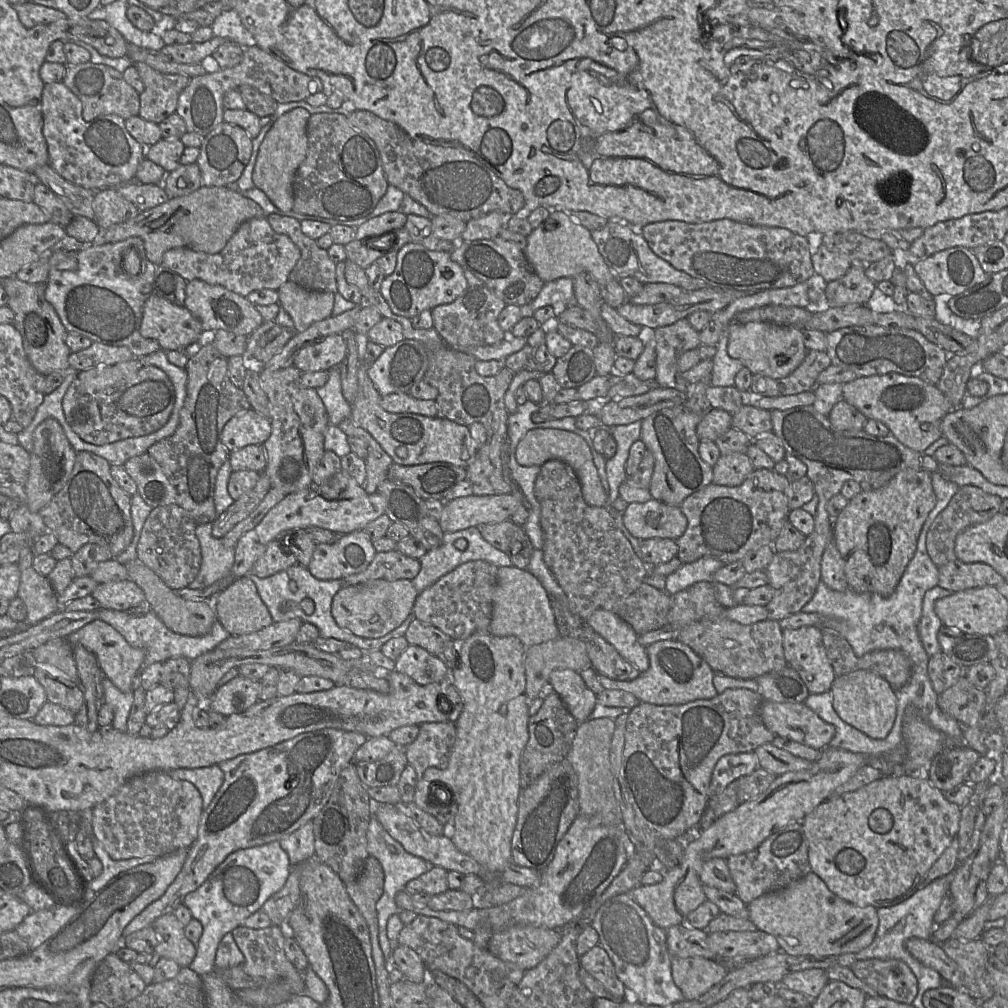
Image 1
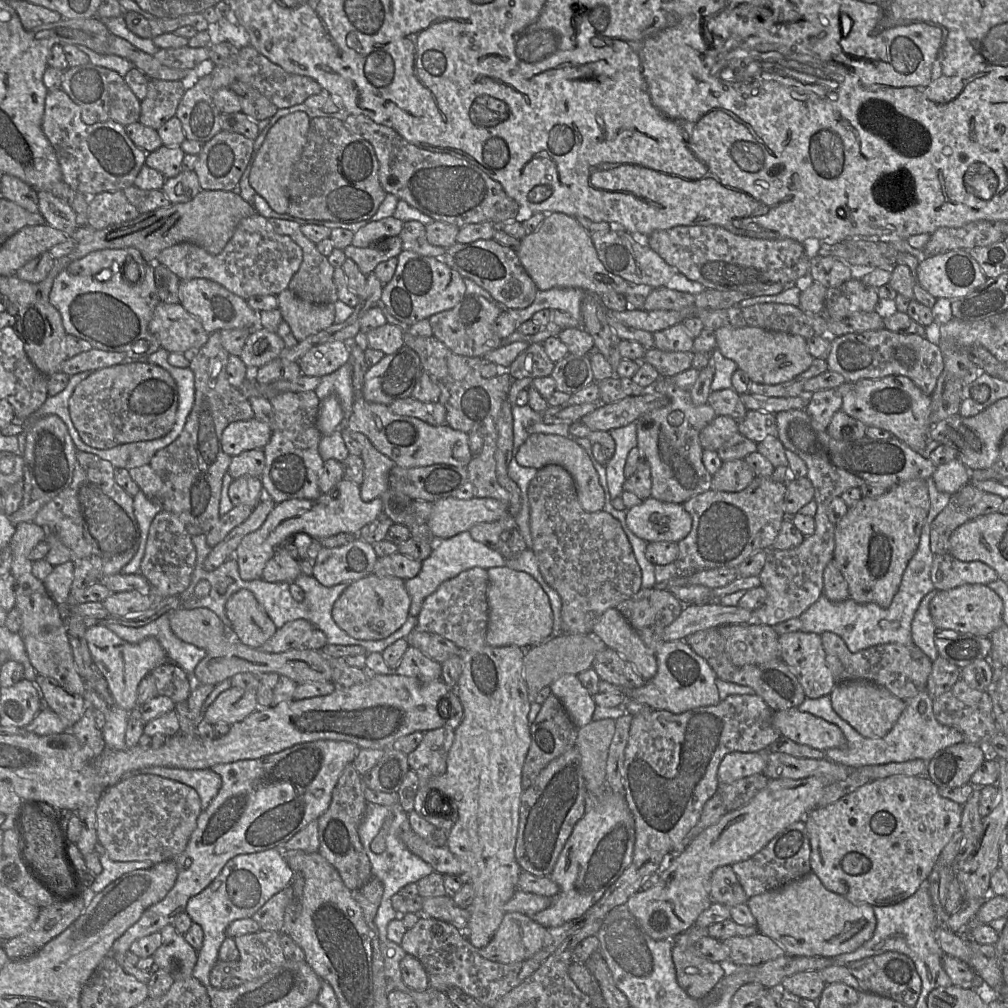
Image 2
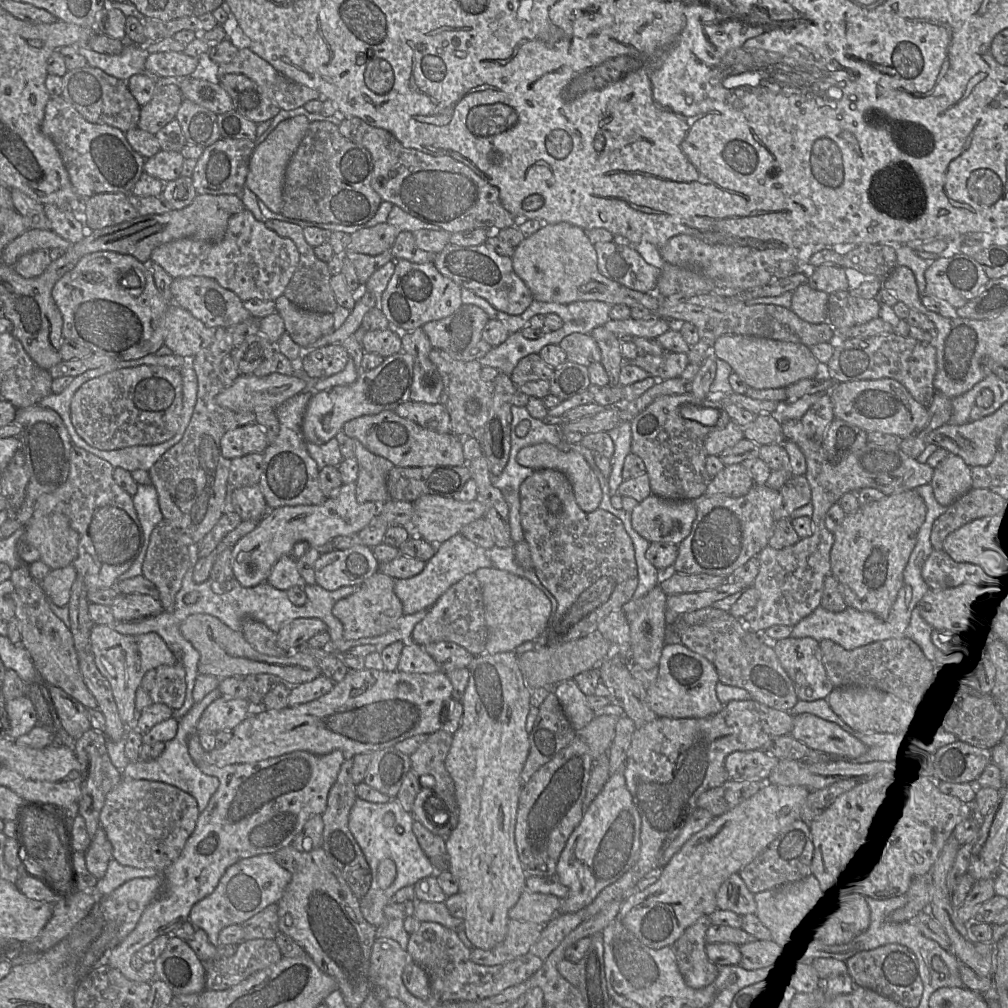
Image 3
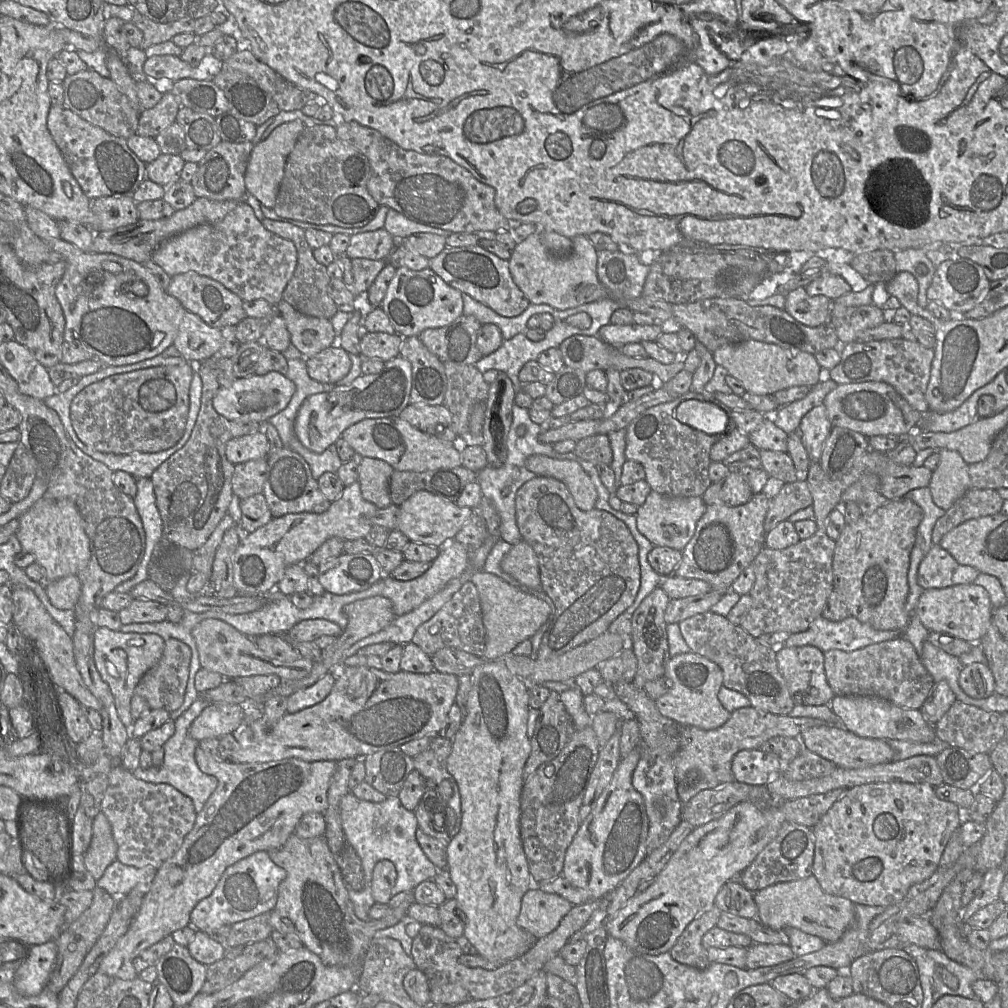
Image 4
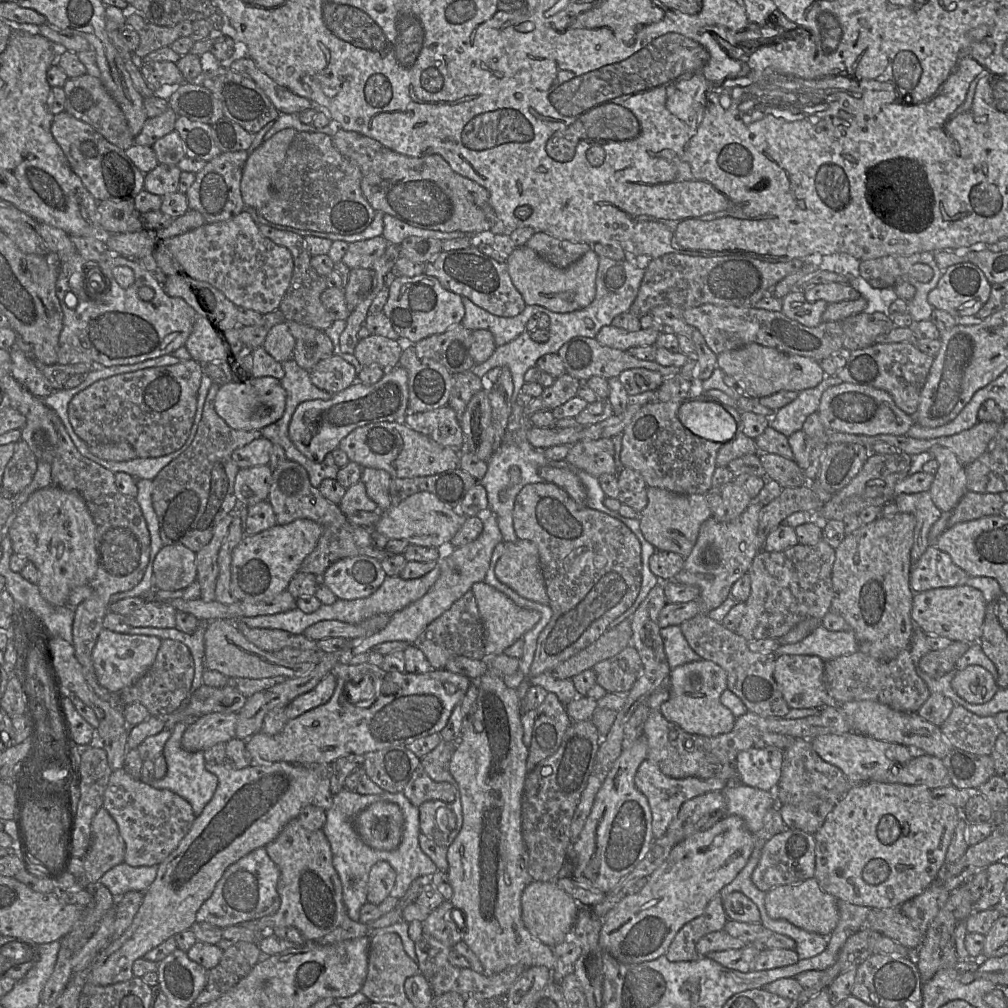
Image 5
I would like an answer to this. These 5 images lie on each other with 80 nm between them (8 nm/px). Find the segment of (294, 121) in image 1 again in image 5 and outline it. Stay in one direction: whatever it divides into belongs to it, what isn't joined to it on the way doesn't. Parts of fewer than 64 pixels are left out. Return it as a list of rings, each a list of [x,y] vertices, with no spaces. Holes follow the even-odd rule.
[[[294,128],[282,129],[249,154],[240,184],[246,208],[260,209],[267,203],[273,179],[297,133]]]

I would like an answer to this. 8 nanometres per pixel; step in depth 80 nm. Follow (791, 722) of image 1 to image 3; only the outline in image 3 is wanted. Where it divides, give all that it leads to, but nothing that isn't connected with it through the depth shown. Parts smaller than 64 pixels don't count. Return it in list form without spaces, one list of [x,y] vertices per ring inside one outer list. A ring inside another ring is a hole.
[[[810,713],[793,717],[790,735],[808,748],[840,760],[856,759],[867,752],[867,746],[837,724]]]

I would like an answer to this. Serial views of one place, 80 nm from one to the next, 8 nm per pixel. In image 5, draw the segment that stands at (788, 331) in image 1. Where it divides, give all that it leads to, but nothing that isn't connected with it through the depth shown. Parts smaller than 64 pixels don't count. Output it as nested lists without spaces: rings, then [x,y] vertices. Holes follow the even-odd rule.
[[[752,343],[739,349],[717,355],[717,364],[726,375],[733,377],[754,399],[770,396],[780,391],[797,391],[814,388],[824,380],[824,370],[816,360],[783,353],[777,349]]]

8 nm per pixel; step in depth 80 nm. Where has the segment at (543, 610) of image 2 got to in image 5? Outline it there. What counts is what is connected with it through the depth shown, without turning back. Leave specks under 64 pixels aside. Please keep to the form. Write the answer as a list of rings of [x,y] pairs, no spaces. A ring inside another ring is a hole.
[[[485,581],[474,583],[471,590],[475,595],[484,626],[486,658],[504,653],[506,648],[524,636],[541,618],[538,611],[516,605],[508,596]]]

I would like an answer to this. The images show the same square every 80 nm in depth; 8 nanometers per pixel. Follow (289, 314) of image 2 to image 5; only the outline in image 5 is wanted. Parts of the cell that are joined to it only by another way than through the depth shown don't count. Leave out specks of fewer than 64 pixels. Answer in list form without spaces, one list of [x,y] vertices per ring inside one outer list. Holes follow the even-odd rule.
[[[286,321],[295,339],[293,359],[303,369],[310,370],[322,359],[334,353],[334,345],[325,331],[294,321]]]

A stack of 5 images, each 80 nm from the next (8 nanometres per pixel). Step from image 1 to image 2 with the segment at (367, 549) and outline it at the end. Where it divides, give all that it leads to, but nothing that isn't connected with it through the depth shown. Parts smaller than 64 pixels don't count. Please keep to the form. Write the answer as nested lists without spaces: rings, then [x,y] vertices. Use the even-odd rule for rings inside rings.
[[[357,537],[340,547],[322,547],[313,567],[313,576],[326,587],[354,582],[370,575],[377,559],[373,545]]]

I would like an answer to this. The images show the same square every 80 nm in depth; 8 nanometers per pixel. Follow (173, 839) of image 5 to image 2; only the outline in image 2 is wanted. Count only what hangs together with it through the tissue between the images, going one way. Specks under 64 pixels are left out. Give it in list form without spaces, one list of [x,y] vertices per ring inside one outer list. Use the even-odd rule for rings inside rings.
[[[139,773],[122,778],[103,792],[96,809],[97,839],[113,861],[151,861],[157,864],[176,860],[185,850],[201,811],[200,796],[194,788],[156,774]]]

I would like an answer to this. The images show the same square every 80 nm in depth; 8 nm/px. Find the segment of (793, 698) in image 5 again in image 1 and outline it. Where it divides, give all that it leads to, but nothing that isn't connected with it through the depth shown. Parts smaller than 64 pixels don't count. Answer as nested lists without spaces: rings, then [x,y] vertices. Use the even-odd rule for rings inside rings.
[[[819,626],[783,630],[783,648],[787,664],[798,672],[811,694],[831,690],[836,674],[827,657],[822,629]]]

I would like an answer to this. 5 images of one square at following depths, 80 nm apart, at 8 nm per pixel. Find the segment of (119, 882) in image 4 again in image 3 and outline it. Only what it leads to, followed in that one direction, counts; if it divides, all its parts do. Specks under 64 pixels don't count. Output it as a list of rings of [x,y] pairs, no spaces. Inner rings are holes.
[[[112,858],[108,863],[105,875],[101,879],[98,879],[94,892],[99,901],[101,897],[109,895],[128,880],[142,877],[154,877],[159,875],[161,872],[163,871],[124,866]]]

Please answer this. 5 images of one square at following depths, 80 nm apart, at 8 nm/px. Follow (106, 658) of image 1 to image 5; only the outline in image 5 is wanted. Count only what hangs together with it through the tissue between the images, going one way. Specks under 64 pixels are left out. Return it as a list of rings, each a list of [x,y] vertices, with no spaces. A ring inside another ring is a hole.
[[[102,629],[92,651],[92,661],[99,684],[111,694],[137,682],[154,663],[161,640],[155,636],[128,635]]]

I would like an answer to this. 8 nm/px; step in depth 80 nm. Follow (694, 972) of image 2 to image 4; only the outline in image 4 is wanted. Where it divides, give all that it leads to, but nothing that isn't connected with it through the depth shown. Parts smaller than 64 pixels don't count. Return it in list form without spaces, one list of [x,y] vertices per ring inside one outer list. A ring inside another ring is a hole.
[[[714,905],[709,911],[700,914],[685,928],[676,944],[670,949],[672,958],[681,964],[705,969],[710,962],[702,938],[710,929],[717,926],[722,911]]]

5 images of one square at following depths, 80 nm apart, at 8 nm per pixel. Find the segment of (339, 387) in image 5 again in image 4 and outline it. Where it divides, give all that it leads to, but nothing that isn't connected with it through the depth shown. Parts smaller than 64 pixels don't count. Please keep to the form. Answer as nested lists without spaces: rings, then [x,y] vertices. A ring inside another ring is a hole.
[[[336,336],[332,346],[305,361],[309,376],[313,380],[328,385],[335,385],[351,369],[348,353],[339,345],[339,341],[336,341]]]

